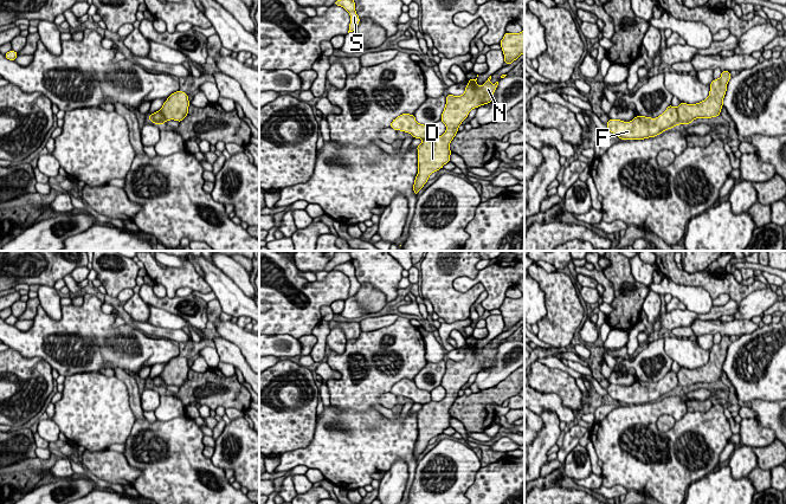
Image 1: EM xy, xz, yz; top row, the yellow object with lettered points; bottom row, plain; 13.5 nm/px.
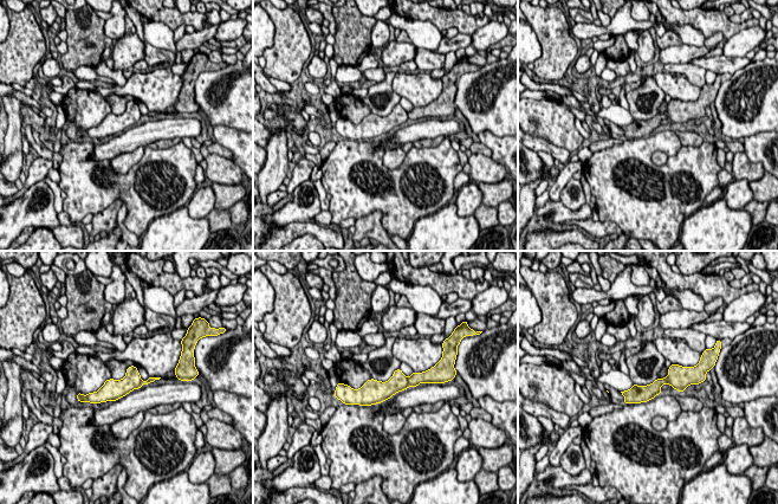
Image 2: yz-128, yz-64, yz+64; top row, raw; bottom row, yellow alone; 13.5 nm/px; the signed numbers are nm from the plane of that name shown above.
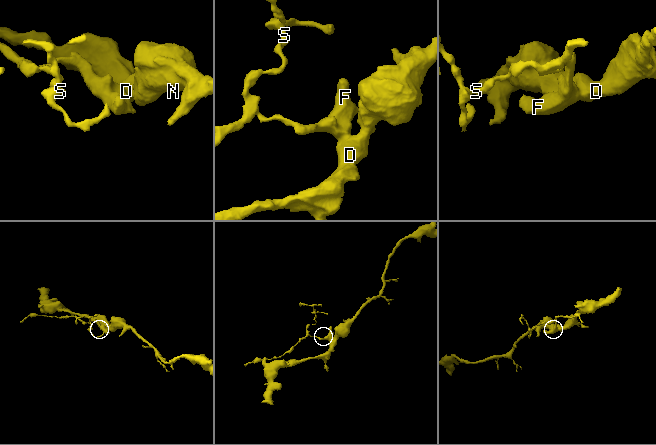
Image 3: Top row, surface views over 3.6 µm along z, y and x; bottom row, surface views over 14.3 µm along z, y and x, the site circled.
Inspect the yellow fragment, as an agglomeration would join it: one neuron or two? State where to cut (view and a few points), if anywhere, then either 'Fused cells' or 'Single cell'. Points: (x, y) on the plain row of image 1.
Split along yz (675, 373), (680, 388). Fused cells

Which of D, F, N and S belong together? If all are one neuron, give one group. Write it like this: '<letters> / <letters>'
D N / F S

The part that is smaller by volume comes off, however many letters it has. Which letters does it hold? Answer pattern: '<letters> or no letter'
F, S

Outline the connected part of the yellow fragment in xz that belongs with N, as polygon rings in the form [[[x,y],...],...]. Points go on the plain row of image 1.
[[[491,341],[479,351],[476,344],[469,344],[465,357],[462,361],[446,360],[446,369],[440,386],[445,389],[446,395],[442,401],[431,401],[417,412],[418,415],[418,439],[414,445],[413,457],[418,457],[429,446],[429,441],[442,434],[450,427],[450,408],[458,398],[458,392],[468,382],[469,377],[488,369],[494,363],[498,347],[490,348]]]

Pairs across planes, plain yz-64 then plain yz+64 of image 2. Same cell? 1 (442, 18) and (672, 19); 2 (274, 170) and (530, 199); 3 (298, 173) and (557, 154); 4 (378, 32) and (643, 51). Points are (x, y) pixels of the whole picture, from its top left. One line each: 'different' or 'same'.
1: same
2: same
3: different
4: same

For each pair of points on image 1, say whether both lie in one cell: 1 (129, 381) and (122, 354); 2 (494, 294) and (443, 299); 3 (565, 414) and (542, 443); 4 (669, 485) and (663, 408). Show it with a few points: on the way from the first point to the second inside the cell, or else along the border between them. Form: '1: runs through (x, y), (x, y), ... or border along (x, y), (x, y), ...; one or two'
1: border along (113, 369), (121, 368), (126, 370); two
2: border along (485, 289), (475, 283), (465, 291), (457, 290); two
3: border along (539, 414), (545, 411), (552, 411), (560, 420); two
4: runs through (640, 463), (617, 445), (618, 433), (635, 422); one

